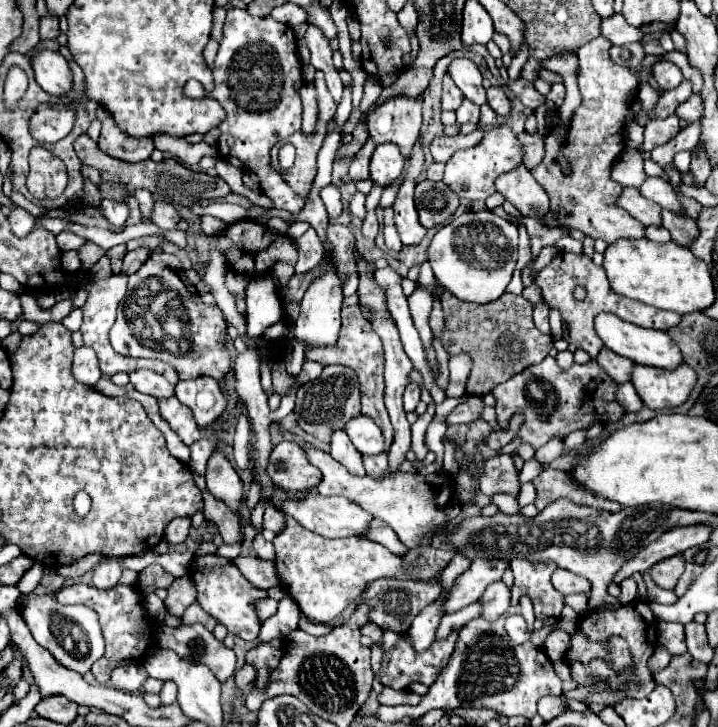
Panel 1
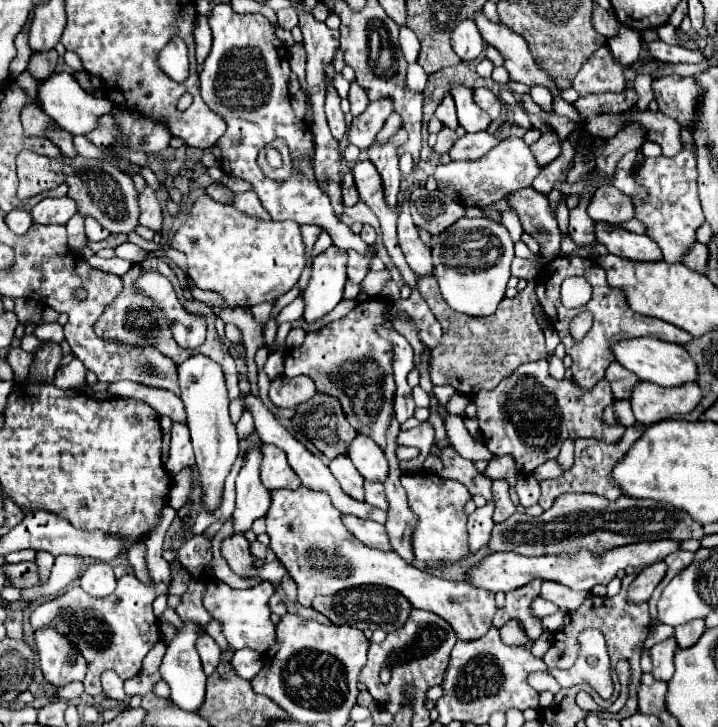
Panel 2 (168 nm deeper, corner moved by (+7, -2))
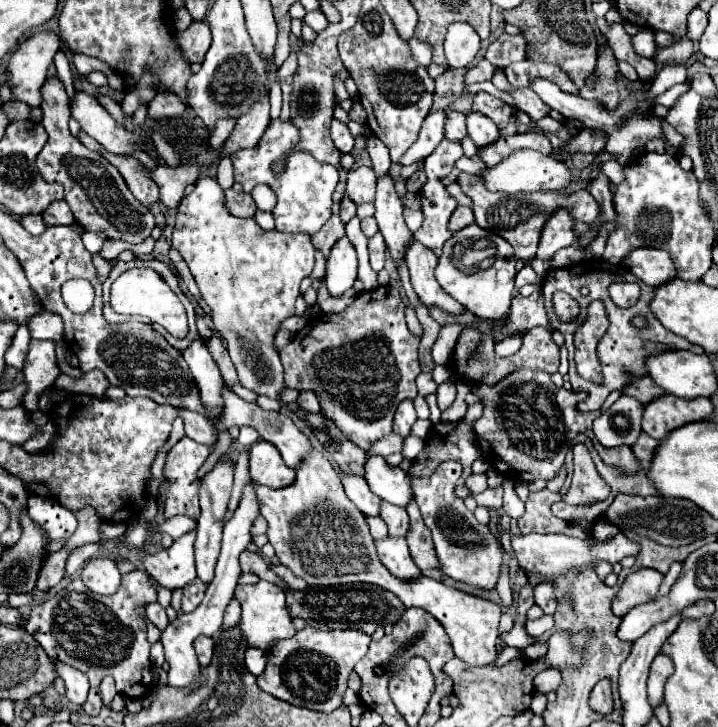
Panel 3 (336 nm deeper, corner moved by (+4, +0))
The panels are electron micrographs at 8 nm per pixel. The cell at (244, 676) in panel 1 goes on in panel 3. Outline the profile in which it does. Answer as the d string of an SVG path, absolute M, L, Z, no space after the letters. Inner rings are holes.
M248 648L246 650L246 668L254 674L254 676L260 676L264 672L264 666L266 666L266 656L262 650L258 648Z

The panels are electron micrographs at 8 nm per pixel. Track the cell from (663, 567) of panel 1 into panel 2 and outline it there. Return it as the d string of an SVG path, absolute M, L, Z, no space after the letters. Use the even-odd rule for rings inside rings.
M657 562L657 564L651 564L647 566L627 588L627 600L631 604L641 604L641 602L649 602L655 586L663 580L665 576L665 562Z

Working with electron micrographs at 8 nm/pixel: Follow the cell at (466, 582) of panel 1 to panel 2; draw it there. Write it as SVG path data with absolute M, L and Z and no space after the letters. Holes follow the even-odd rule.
M655 540L655 542L639 542L629 546L619 546L613 550L605 550L595 556L593 552L581 548L575 554L559 554L559 556L521 556L515 552L501 552L486 556L479 566L469 570L467 580L477 588L485 588L491 592L509 592L519 586L525 586L533 580L551 580L559 582L571 590L591 590L595 584L609 584L615 578L617 570L625 570L629 566L649 566L653 562L663 560L673 550L679 550L679 542L673 540Z

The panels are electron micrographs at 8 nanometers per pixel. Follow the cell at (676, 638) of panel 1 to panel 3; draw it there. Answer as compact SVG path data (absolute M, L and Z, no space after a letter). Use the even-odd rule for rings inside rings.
M658 654L652 662L650 668L650 678L648 678L648 700L652 706L662 702L662 694L664 694L664 684L668 674L674 672L674 664L672 660L668 660L668 656Z

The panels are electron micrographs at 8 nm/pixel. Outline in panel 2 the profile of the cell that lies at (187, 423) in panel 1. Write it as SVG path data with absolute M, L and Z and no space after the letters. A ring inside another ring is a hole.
M173 424L171 428L171 454L167 460L167 472L177 474L183 468L193 468L195 466L195 456L191 448L191 438L189 438L189 428L181 424Z

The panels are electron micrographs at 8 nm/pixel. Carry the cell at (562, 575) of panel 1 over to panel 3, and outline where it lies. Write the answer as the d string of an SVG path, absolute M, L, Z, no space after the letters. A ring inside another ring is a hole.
M540 582L534 588L534 600L544 610L544 614L554 614L554 610L556 610L556 592L554 592L552 584Z

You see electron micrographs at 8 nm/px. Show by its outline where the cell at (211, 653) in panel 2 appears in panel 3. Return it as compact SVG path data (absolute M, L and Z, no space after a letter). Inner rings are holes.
M200 636L200 638L196 638L194 648L196 648L200 664L208 666L212 660L212 654L214 654L214 640L210 636Z

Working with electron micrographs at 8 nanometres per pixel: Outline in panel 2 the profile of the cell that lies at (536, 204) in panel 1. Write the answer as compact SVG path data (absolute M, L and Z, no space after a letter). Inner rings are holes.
M529 188L521 190L521 194L511 194L509 204L517 212L523 230L537 240L541 256L545 260L553 260L559 254L561 230L549 206L549 198Z

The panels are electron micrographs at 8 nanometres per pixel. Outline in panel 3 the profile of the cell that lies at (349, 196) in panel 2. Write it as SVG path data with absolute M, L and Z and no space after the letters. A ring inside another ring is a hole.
M344 196L342 202L340 202L340 218L342 218L342 222L346 224L352 216L356 216L356 206L348 200L348 196Z

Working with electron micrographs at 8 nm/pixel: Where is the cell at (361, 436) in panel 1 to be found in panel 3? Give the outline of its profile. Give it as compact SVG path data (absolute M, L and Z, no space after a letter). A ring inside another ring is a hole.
M366 456L364 478L370 490L390 504L406 506L414 496L410 476L402 468L390 466L384 456Z

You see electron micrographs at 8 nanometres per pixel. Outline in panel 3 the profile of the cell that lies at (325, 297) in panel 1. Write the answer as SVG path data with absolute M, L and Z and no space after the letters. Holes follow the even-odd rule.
M344 236L332 246L332 252L326 260L324 284L332 298L338 298L352 288L356 280L356 266L358 266L356 250L350 244L350 240Z

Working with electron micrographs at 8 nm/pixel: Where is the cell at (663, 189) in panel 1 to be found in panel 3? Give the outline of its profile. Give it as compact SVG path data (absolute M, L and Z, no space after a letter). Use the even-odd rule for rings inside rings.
M616 160L604 162L602 172L612 180L612 184L620 184L620 180L624 180L624 168Z

